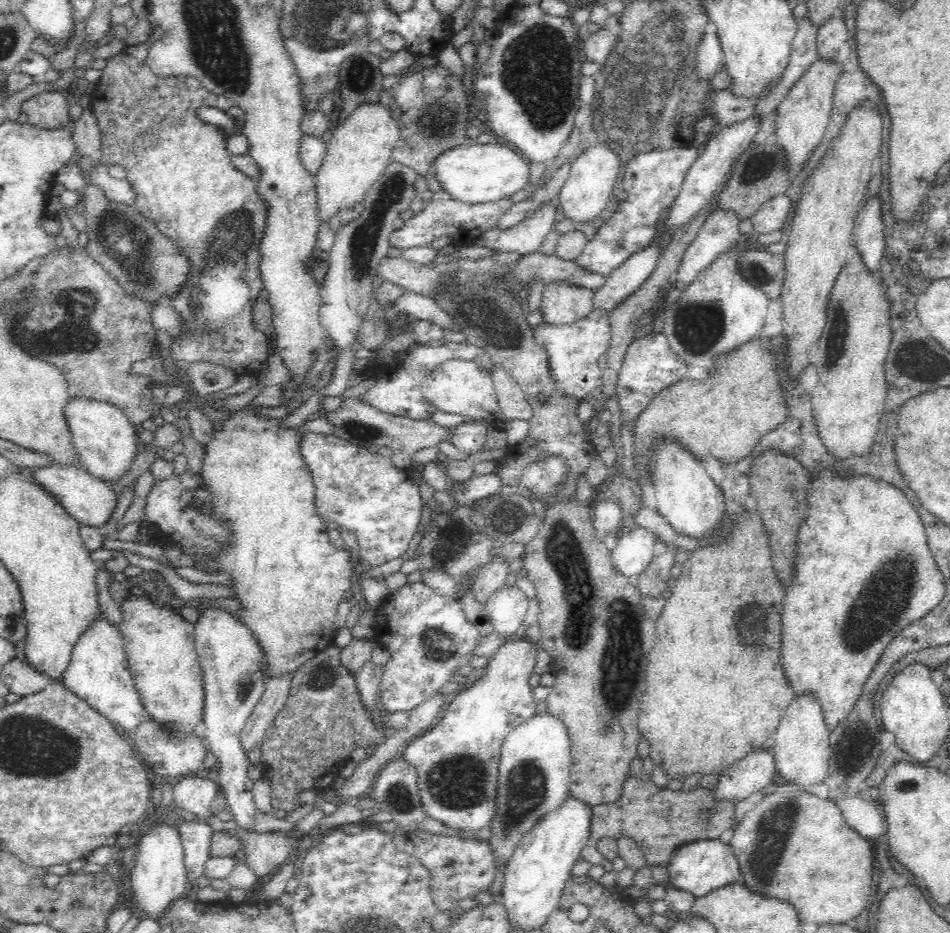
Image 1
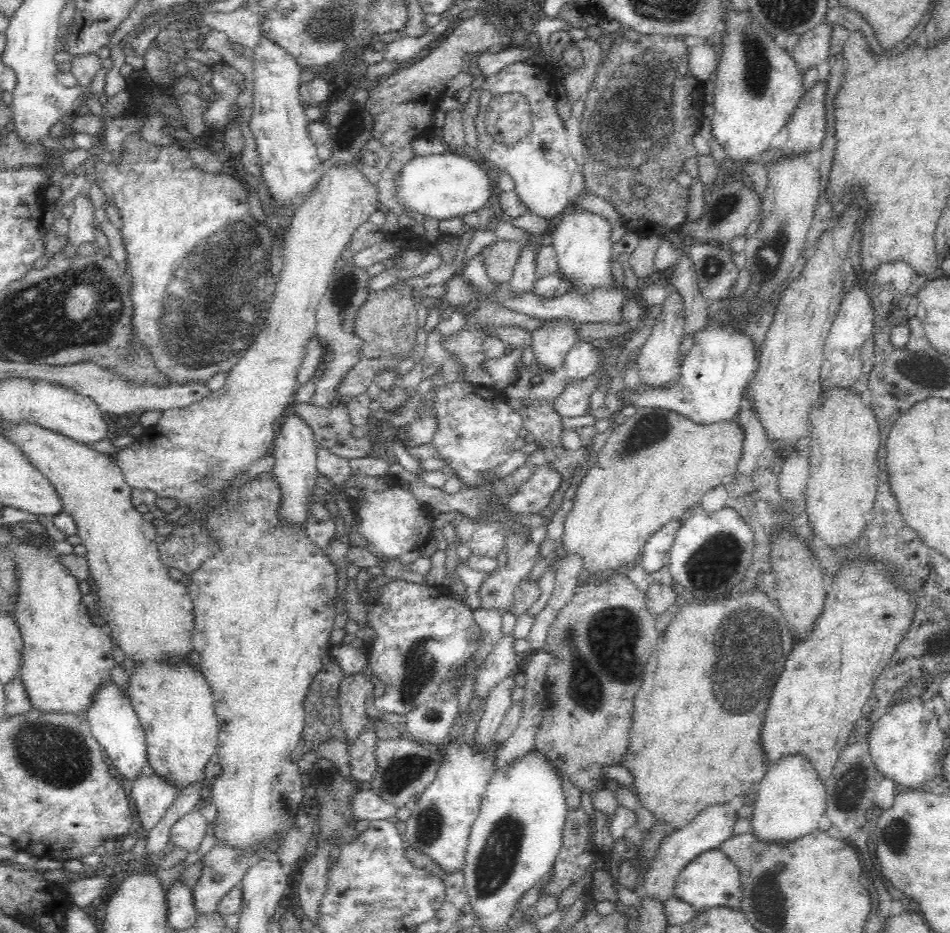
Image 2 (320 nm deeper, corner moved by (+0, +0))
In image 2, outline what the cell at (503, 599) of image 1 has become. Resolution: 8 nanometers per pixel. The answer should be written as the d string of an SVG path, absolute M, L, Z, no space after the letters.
M504 634L494 646L494 650L485 658L485 664L476 676L473 705L484 704L485 696L496 683L516 674L518 658L514 642L514 634Z

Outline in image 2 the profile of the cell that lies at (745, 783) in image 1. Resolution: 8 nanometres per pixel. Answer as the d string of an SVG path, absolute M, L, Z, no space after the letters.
M730 801L709 804L697 812L684 827L667 834L660 842L660 848L658 848L656 857L652 862L652 868L644 875L641 891L648 897L656 897L666 901L672 895L675 876L695 856L701 852L719 848L722 842L728 840L734 834L736 820L738 820L738 810L730 804Z

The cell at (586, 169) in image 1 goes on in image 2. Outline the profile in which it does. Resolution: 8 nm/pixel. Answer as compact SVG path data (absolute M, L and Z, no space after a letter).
M571 203L556 216L549 230L558 257L557 270L562 271L574 283L572 289L583 291L592 285L614 283L610 267L612 224L606 216Z

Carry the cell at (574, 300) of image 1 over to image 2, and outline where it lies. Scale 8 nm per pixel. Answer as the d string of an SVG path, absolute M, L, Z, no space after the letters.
M550 317L531 330L535 360L562 373L566 353L580 339L580 326L572 317Z

